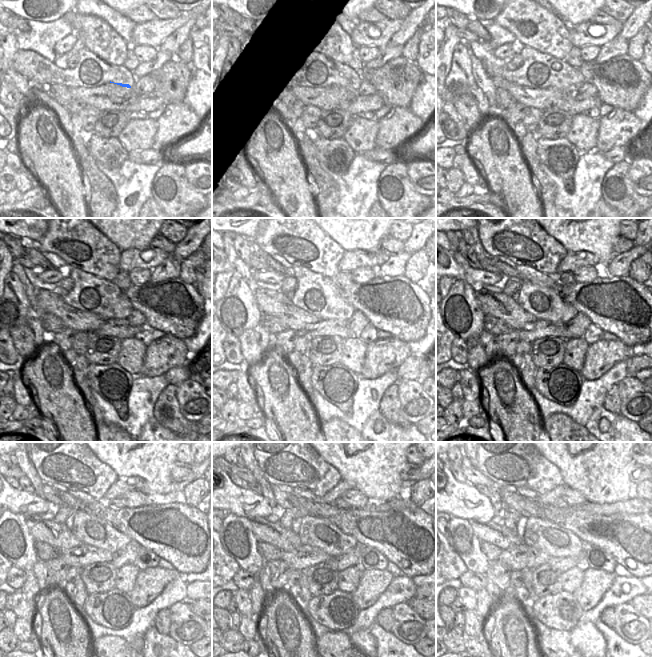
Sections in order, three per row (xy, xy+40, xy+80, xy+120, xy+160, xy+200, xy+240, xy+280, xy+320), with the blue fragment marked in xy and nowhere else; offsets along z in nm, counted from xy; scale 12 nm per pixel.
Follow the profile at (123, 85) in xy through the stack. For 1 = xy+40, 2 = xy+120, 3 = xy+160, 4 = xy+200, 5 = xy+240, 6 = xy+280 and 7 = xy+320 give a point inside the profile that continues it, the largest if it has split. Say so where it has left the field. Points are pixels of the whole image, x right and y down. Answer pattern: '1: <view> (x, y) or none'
1: xy+40 (350, 86)
2: xy+120 (109, 312)
3: xy+160 (334, 312)
4: xy+200 (559, 314)
5: xy+240 (107, 538)
6: xy+280 (334, 542)
7: xy+320 (554, 540)

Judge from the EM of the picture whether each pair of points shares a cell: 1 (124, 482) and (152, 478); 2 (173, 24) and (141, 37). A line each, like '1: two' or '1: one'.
1: two
2: one

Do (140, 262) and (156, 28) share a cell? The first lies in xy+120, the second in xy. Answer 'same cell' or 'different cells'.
same cell

